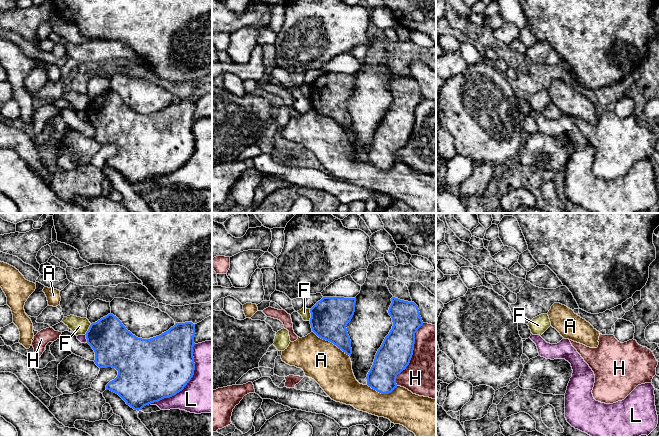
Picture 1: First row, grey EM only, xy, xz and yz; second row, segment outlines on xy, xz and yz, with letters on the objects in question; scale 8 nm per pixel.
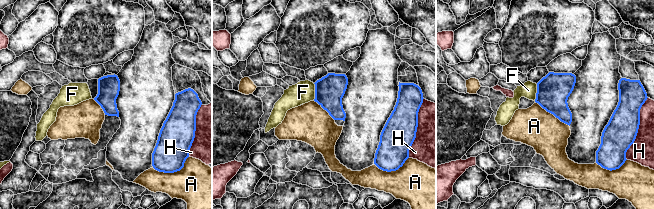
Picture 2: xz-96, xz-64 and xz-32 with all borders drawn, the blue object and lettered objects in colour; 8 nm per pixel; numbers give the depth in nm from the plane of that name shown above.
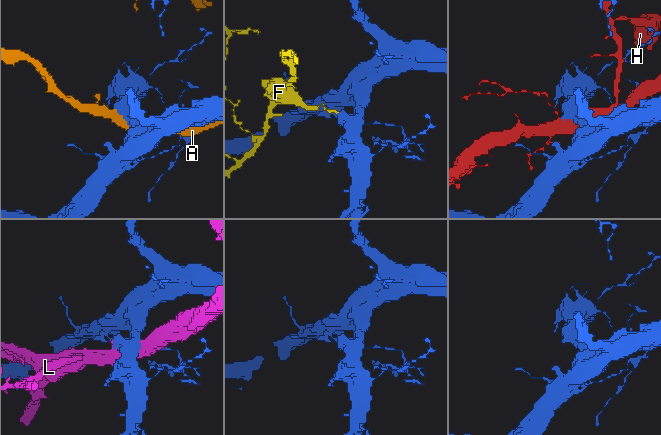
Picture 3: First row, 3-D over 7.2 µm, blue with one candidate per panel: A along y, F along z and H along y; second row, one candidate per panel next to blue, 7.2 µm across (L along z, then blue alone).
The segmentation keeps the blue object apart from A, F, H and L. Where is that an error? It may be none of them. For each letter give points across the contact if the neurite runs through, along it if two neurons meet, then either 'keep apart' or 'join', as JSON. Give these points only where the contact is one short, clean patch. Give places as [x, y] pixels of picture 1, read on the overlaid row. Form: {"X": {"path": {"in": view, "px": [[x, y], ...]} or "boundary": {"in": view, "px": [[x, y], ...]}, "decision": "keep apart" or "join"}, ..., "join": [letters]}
{"A": {"decision": "keep apart"}, "F": {"boundary": {"in": "xz", "px": [[309, 309], [310, 320]]}, "decision": "keep apart"}, "H": {"decision": "keep apart"}, "L": {"decision": "keep apart"}, "join": []}

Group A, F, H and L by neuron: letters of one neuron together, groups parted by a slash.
A / F / H / L

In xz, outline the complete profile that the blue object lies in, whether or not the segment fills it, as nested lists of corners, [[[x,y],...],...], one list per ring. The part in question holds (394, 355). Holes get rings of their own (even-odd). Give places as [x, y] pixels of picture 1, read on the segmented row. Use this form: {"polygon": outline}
{"polygon": [[[391,298],[388,313],[393,326],[378,349],[373,365],[367,374],[367,385],[381,394],[391,393],[396,387],[396,378],[409,365],[413,355],[415,333],[423,325],[418,306],[414,302]]]}

